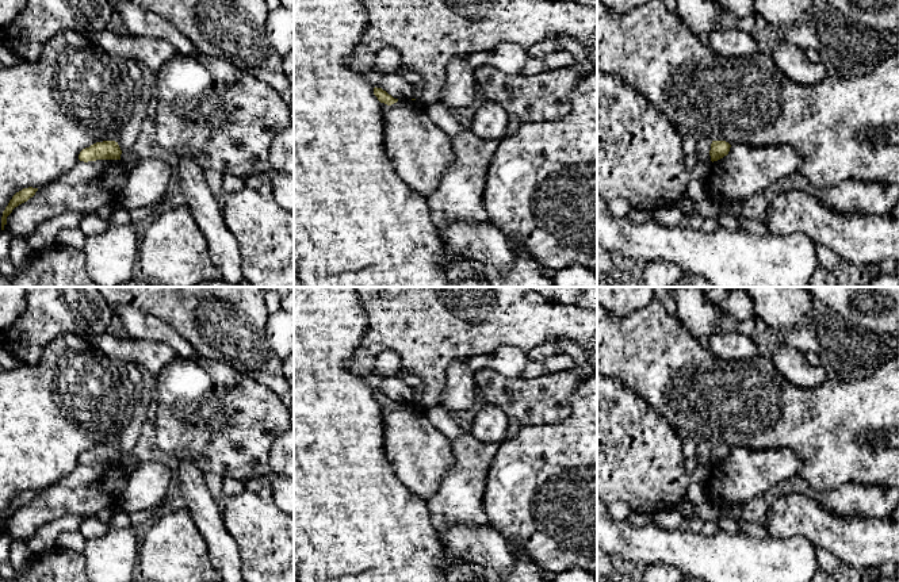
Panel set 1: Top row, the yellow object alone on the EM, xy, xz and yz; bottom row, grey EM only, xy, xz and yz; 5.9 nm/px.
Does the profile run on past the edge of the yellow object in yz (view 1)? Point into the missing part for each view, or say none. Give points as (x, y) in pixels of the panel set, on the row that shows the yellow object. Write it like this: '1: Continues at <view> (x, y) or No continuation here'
1: No continuation here

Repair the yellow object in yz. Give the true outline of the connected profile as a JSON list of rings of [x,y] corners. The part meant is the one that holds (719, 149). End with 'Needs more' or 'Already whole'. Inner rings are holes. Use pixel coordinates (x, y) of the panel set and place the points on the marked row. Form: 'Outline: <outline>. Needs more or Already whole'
Outline: [[[712,141],[711,143],[711,161],[718,161],[728,154],[731,145],[726,141]]]. Already whole

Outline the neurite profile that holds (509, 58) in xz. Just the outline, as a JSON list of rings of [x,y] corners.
[[[501,42],[490,53],[489,64],[510,76],[521,74],[524,64],[531,58],[528,47],[520,43]]]

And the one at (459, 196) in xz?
[[[471,130],[452,137],[455,160],[436,191],[425,198],[437,227],[455,221],[489,223],[483,203],[485,181],[498,145],[500,139],[483,139]]]

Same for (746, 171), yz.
[[[731,145],[727,156],[711,162],[704,181],[707,198],[719,204],[734,200],[743,203],[795,173],[800,164],[799,153],[787,145]]]

